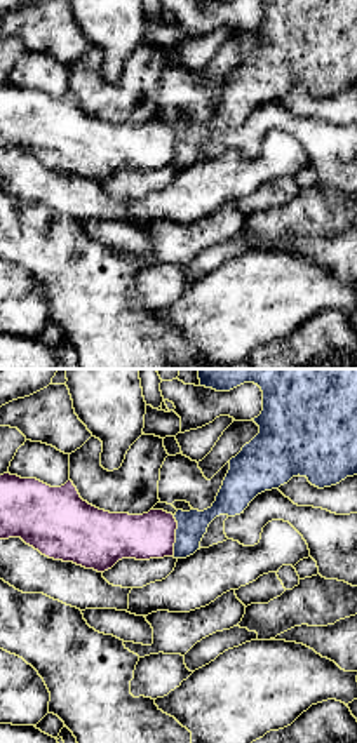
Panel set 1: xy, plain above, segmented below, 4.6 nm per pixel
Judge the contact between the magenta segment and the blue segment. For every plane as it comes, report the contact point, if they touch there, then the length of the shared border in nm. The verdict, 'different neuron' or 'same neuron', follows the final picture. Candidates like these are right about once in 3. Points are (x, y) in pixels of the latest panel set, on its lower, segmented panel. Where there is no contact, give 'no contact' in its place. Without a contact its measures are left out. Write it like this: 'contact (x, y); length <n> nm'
contact (175, 536); length 190 nm

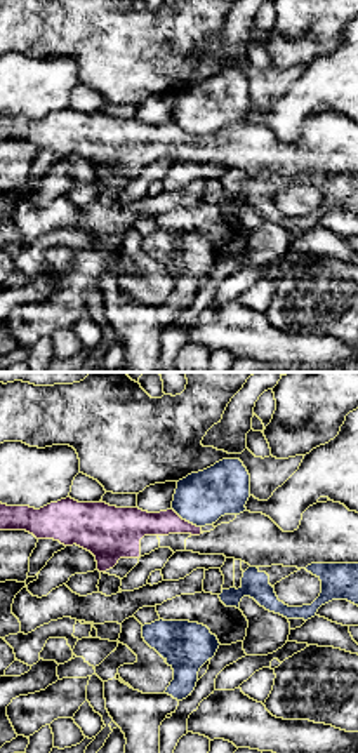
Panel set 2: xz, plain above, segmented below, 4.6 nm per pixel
contact (185, 520); length 160 nm

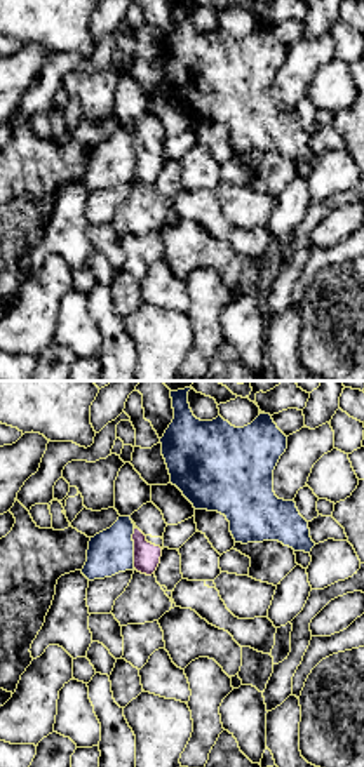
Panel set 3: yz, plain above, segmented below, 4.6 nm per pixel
contact (134, 550); length 190 nm

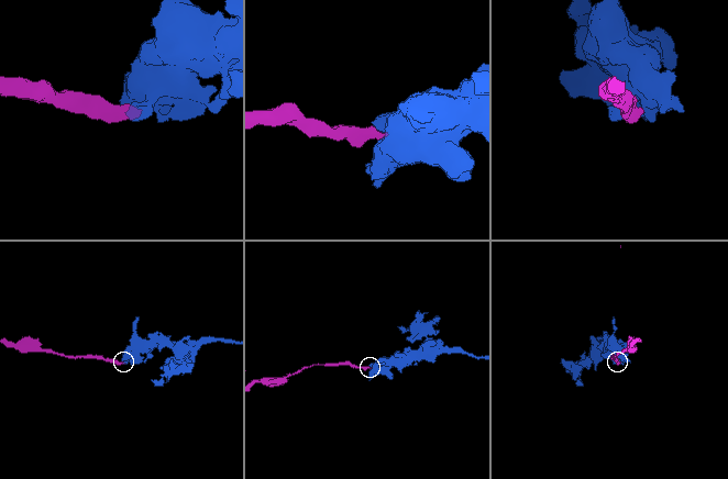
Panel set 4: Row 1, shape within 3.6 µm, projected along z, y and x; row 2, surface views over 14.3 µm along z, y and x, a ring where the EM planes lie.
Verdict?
different neuron

